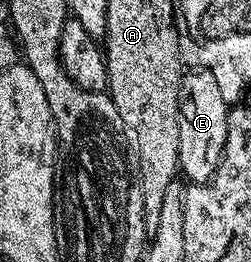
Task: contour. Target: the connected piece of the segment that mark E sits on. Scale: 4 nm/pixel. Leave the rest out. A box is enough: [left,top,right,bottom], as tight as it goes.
[178,70,228,184]

